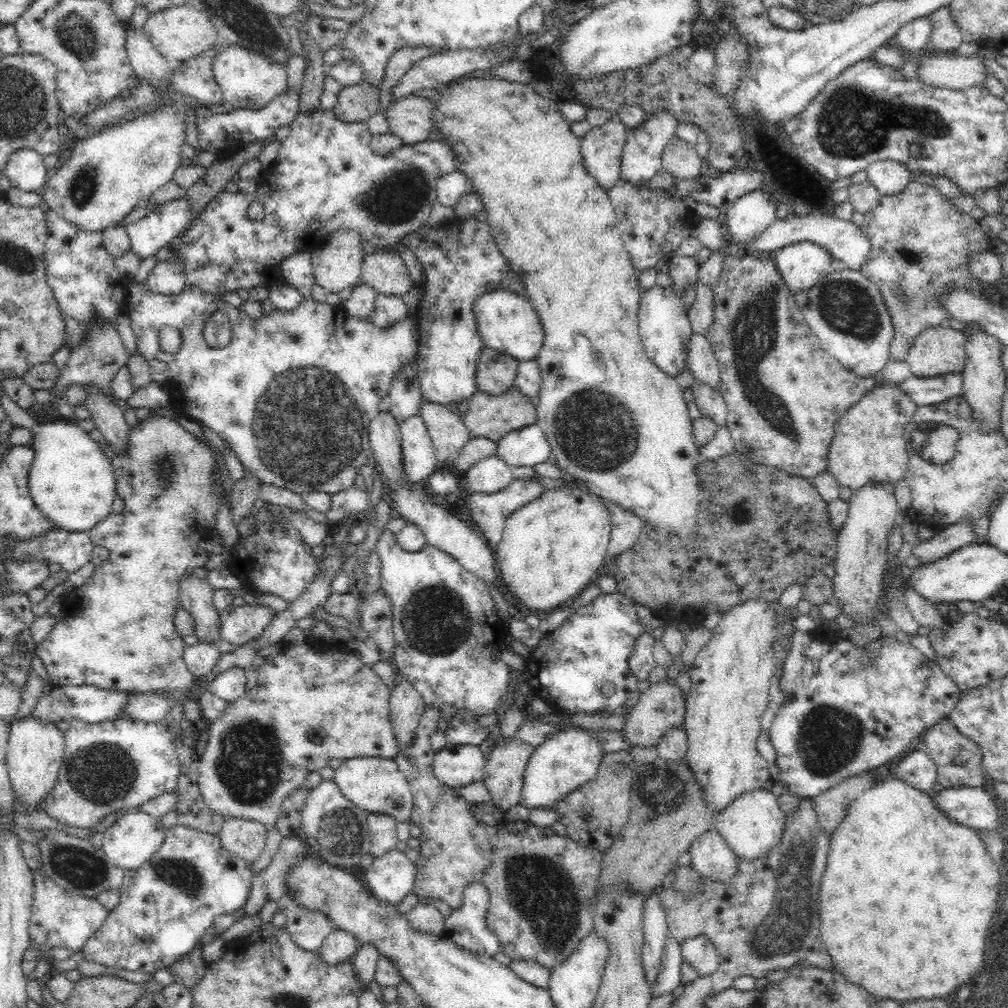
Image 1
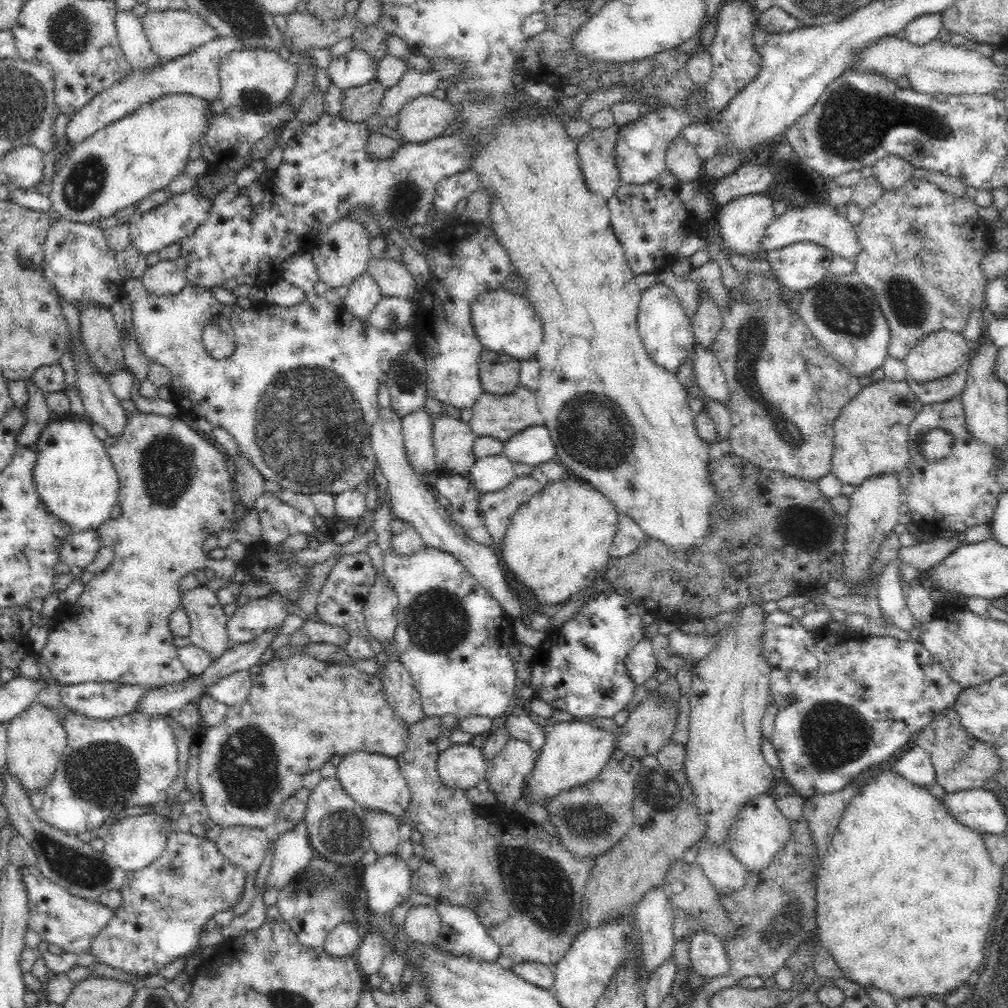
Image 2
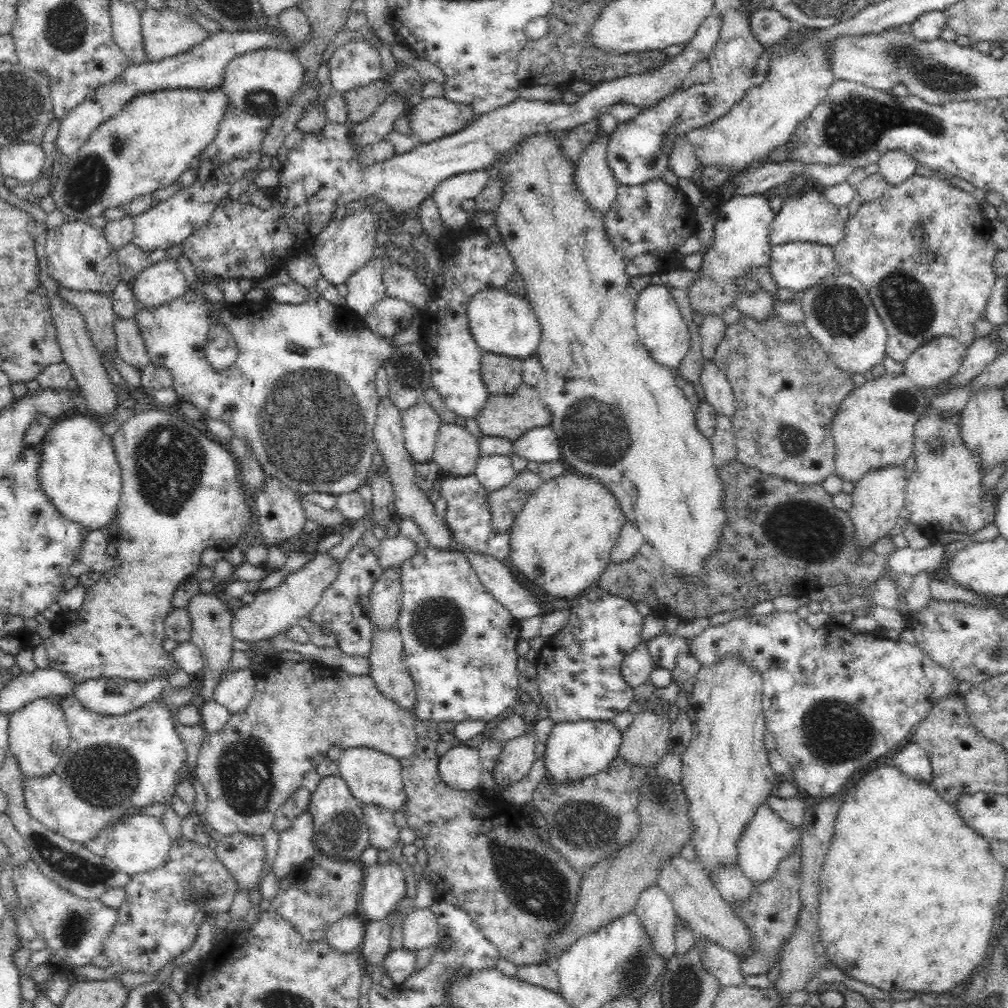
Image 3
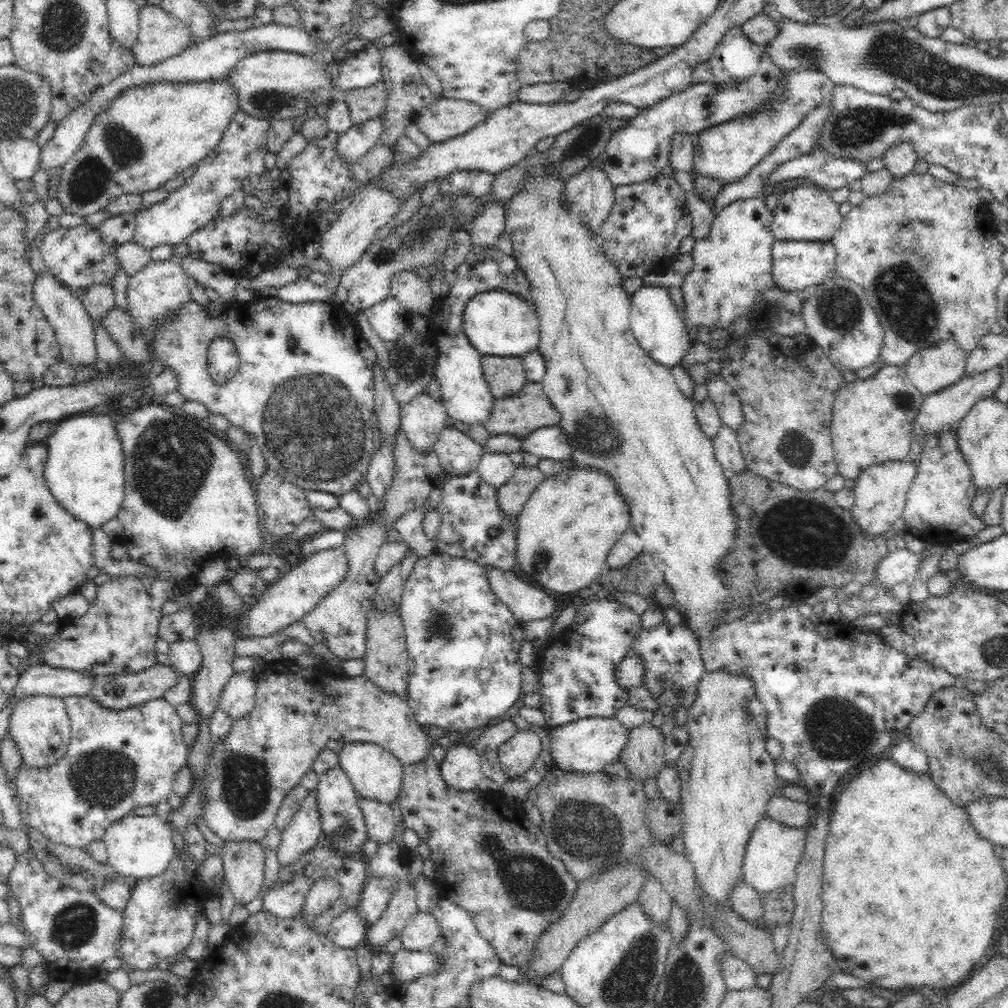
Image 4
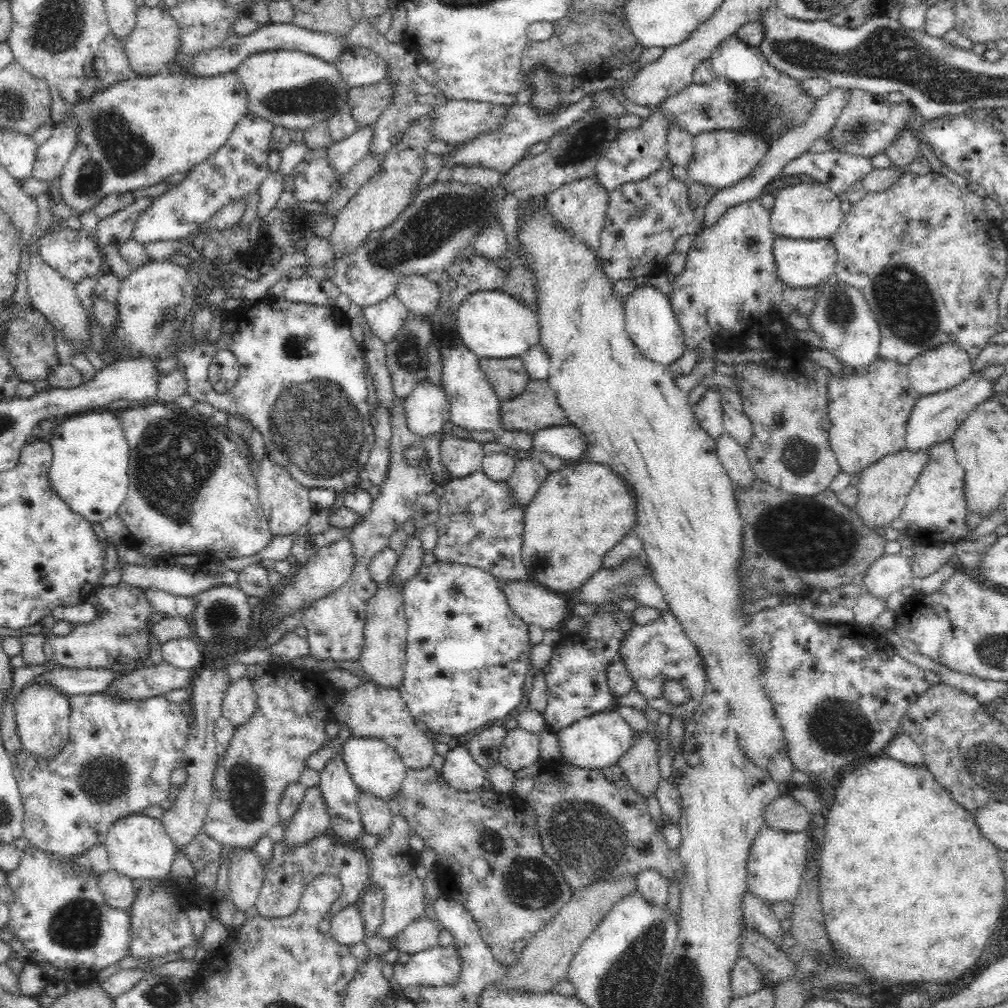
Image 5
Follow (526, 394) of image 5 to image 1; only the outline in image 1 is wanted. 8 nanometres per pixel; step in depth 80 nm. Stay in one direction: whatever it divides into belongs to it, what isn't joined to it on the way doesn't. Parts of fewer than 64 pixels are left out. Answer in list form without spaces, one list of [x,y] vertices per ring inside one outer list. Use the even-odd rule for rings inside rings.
[[[511,386],[499,395],[478,391],[468,400],[467,404],[468,411],[463,416],[463,421],[472,437],[485,436],[497,442],[509,432],[537,422],[537,405],[524,396],[516,386]]]

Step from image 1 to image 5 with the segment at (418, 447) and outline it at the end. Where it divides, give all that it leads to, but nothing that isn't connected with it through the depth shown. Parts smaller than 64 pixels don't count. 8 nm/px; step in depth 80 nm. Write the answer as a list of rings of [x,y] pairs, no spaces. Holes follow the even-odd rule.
[[[428,378],[419,382],[404,399],[404,412],[408,421],[408,428],[420,436],[432,436],[442,431],[444,422],[450,418],[449,402],[442,385],[432,383]]]

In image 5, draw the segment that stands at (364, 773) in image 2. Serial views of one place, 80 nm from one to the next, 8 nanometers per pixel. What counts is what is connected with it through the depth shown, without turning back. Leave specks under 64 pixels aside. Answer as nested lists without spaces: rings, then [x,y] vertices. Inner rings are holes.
[[[353,735],[345,740],[342,747],[344,762],[360,791],[369,792],[385,801],[395,798],[407,773],[403,758],[395,748],[381,738]]]

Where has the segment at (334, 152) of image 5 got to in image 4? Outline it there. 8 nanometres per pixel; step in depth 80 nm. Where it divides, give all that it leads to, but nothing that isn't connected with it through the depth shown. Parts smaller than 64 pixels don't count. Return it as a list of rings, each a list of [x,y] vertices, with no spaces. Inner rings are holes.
[[[380,117],[354,125],[337,138],[335,152],[343,164],[354,164],[378,144],[383,131],[383,118]]]

